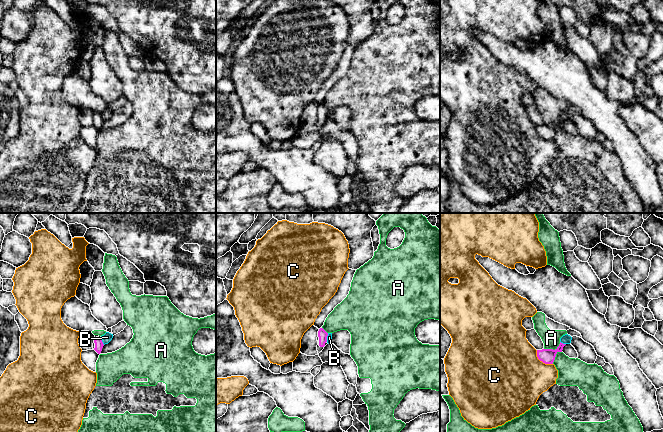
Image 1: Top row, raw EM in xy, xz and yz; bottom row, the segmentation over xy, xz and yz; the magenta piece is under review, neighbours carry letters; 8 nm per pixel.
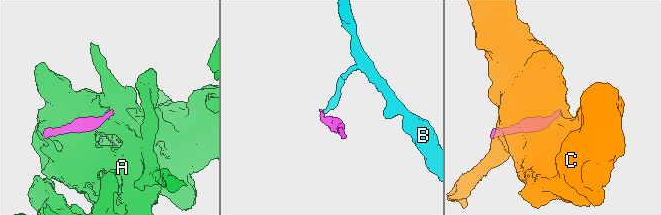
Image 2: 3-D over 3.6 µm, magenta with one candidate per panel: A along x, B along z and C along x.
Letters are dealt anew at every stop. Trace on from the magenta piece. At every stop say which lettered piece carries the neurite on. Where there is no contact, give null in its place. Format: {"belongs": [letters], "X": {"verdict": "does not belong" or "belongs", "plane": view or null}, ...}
{"belongs": [], "A": {"verdict": "does not belong", "plane": "yz"}, "B": {"verdict": "does not belong", "plane": "xy"}, "C": {"verdict": "does not belong", "plane": "yz"}}

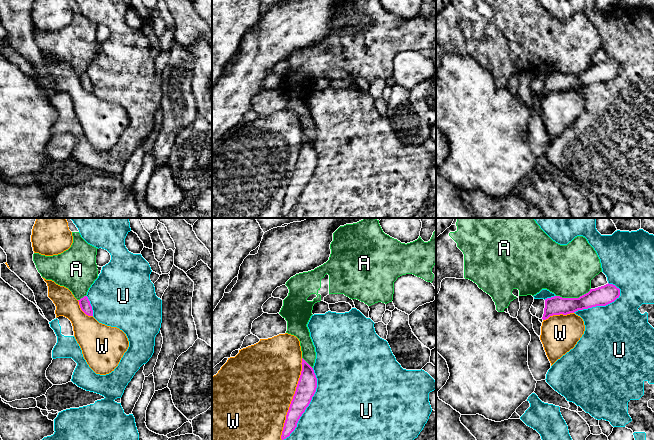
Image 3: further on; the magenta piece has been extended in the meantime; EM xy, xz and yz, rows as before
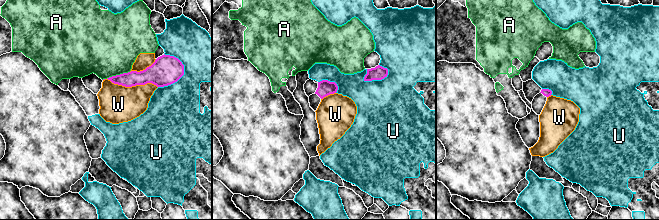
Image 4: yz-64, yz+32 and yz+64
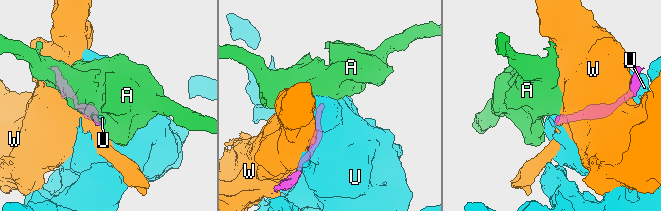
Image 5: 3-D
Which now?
{"belongs": [], "A": {"verdict": "does not belong", "plane": "yz"}, "U": {"verdict": "does not belong", "plane": "xz"}, "W": {"verdict": "does not belong", "plane": "xz"}}

